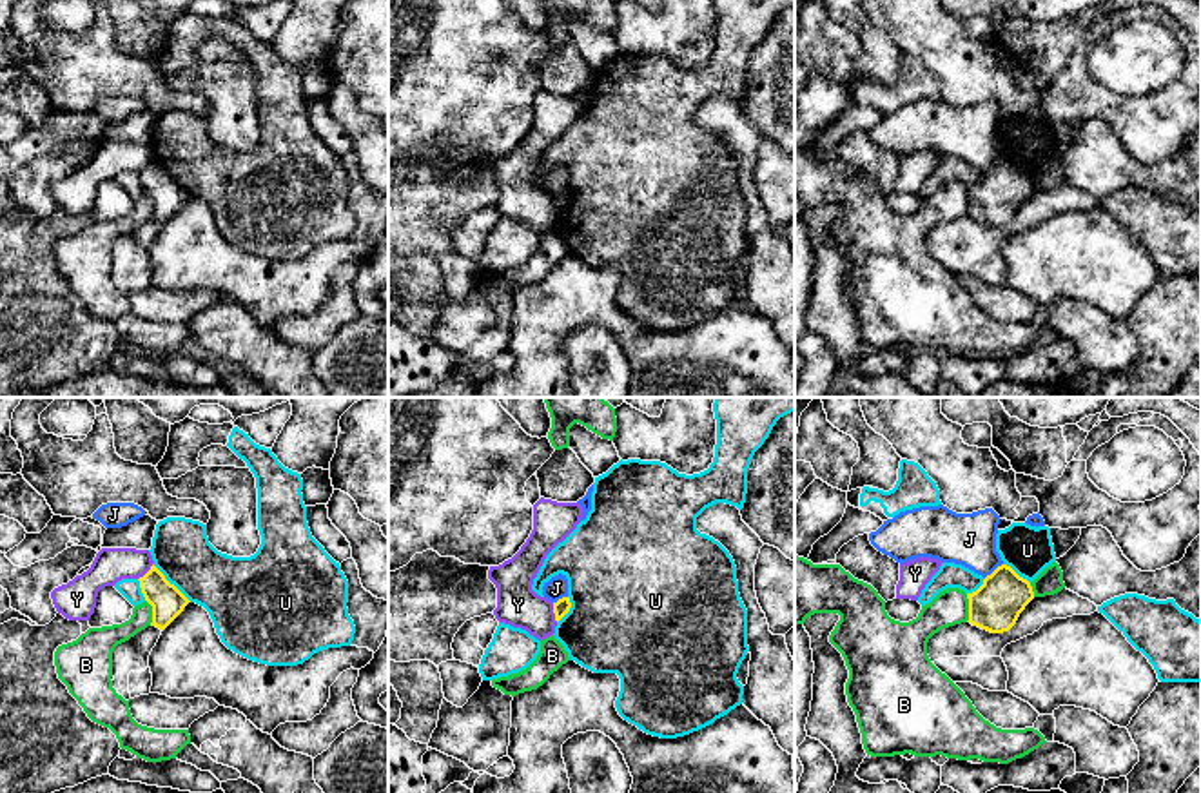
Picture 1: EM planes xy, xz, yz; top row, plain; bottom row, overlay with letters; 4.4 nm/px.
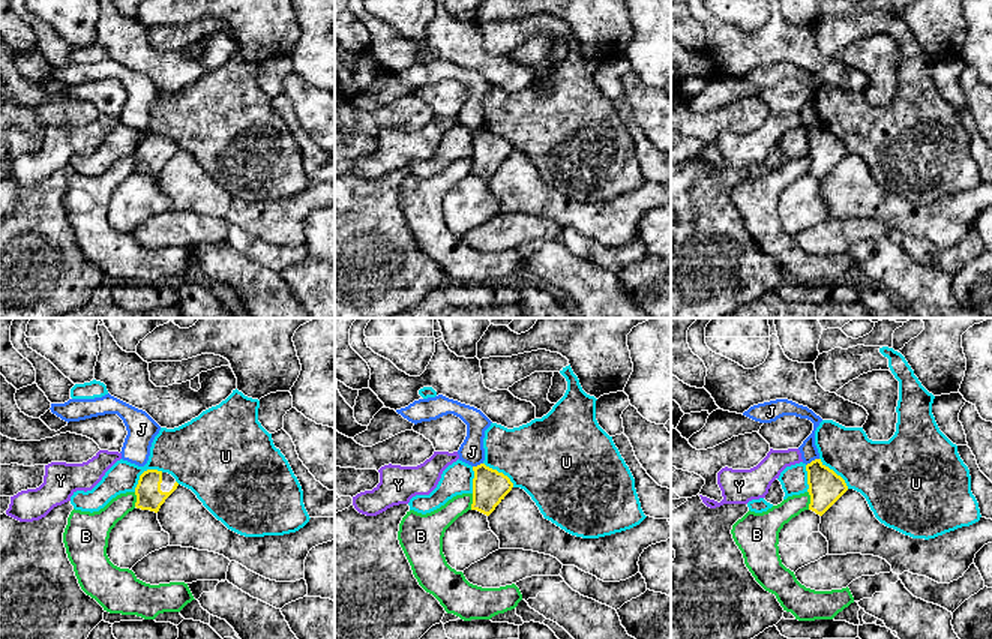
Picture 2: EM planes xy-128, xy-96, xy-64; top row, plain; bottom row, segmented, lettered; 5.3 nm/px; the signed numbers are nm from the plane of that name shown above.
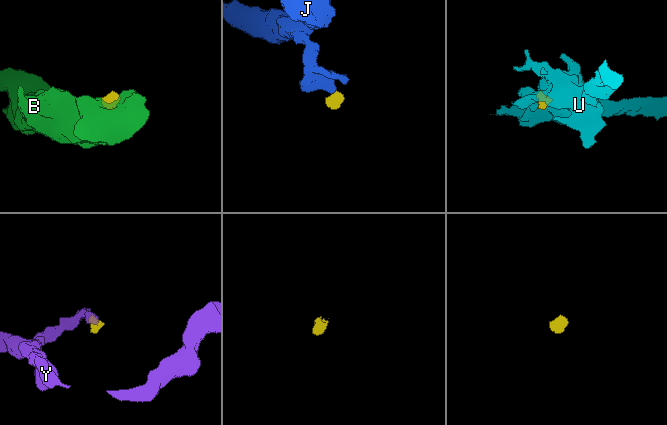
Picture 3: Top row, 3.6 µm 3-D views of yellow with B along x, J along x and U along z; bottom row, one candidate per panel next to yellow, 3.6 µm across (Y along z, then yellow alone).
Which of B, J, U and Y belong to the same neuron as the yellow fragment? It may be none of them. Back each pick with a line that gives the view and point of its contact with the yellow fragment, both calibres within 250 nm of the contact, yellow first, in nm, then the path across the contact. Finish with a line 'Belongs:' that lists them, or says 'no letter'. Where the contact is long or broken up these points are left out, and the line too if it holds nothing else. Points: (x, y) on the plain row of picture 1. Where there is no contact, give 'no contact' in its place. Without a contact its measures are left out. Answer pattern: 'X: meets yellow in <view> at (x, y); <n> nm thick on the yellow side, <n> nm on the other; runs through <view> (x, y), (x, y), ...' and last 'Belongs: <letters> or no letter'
Belongs: no letter

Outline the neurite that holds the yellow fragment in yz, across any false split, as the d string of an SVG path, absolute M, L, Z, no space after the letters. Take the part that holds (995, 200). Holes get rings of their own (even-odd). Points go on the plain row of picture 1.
M1001 158L983 172L983 178L967 187L969 214L991 227L1009 225L1025 200L1034 192L1032 180L1011 160Z

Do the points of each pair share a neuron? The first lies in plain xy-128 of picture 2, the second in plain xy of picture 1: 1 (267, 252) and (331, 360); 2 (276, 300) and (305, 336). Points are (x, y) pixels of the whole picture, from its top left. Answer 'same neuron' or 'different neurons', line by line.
1: different neurons
2: different neurons

